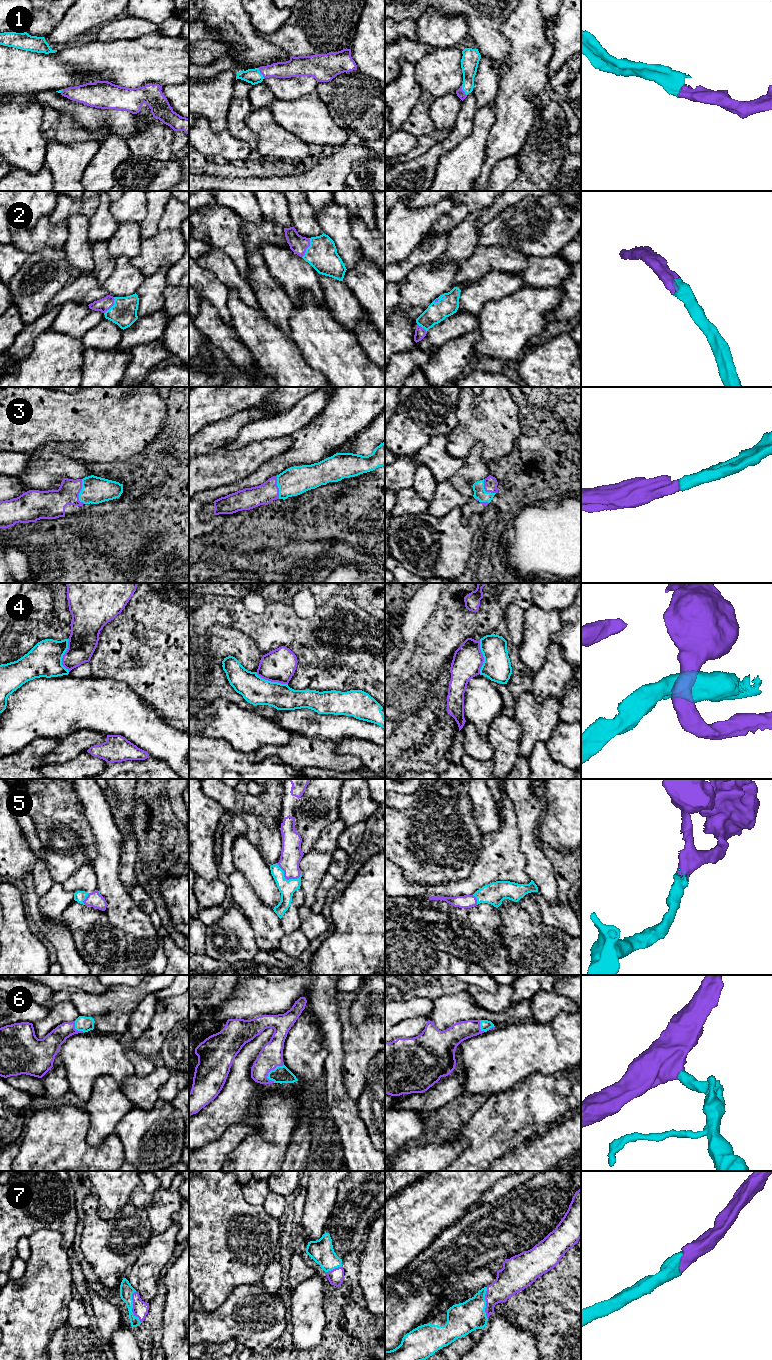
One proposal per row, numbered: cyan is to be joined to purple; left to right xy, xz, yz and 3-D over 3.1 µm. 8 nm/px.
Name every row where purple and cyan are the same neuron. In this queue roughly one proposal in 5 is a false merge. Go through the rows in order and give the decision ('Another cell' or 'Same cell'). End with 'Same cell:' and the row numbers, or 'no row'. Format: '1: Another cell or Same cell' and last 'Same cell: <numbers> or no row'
1: Same cell
2: Same cell
3: Same cell
4: Another cell
5: Same cell
6: Same cell
7: Same cell
Same cell: 1, 2, 3, 5, 6, 7

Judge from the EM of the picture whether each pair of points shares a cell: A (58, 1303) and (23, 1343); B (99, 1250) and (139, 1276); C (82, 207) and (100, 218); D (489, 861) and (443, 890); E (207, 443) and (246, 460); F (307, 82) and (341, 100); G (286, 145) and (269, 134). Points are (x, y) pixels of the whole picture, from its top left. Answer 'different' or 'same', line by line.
A: same
B: different
C: different
D: same
E: different
F: different
G: same

